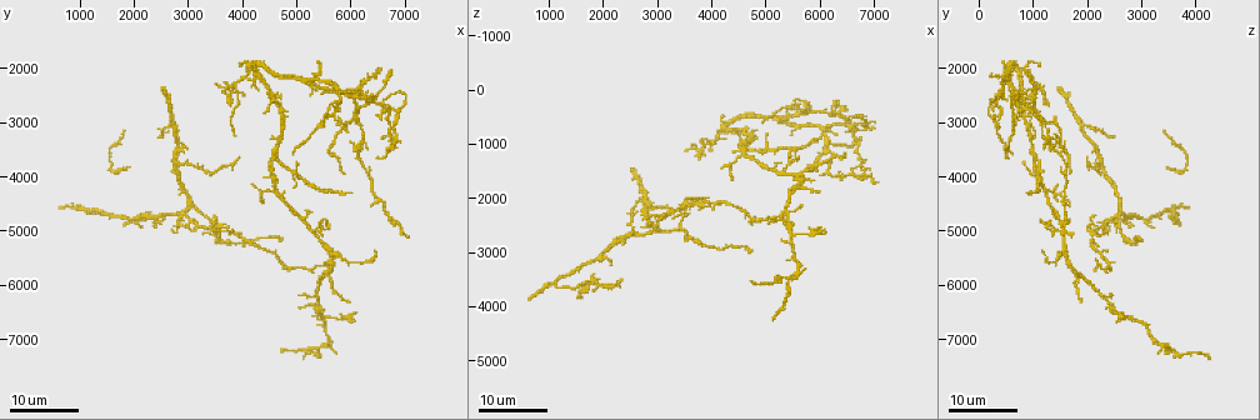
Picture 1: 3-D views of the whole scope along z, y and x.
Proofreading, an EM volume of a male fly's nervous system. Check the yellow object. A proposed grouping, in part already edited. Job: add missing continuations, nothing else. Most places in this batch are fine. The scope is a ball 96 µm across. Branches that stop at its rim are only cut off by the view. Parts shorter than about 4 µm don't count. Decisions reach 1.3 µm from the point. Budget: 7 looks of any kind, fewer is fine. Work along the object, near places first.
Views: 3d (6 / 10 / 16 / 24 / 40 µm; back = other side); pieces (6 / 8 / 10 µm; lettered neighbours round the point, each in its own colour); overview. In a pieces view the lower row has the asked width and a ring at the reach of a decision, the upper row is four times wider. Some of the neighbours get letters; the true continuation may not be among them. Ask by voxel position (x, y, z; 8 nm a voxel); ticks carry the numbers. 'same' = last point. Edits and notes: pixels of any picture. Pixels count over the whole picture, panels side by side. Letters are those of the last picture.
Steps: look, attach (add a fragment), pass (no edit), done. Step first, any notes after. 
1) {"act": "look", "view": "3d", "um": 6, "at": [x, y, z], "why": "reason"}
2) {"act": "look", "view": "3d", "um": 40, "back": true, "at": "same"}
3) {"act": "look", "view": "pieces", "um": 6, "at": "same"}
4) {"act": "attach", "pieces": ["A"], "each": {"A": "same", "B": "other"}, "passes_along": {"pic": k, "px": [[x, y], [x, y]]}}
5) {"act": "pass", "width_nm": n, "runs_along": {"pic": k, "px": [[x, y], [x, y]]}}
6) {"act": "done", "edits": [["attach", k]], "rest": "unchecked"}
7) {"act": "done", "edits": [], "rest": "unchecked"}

{"act": "look", "view": "3d", "um": 16, "at": [4750, 5150, 3000], "why": "end of a long branch"}

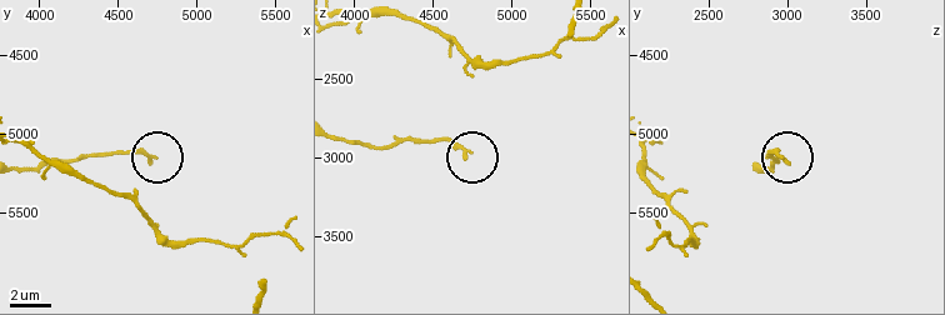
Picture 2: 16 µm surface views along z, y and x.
{"act": "look", "view": "pieces", "um": 6, "at": [4720, 5160, 3000], "why": "see the neighbours"}

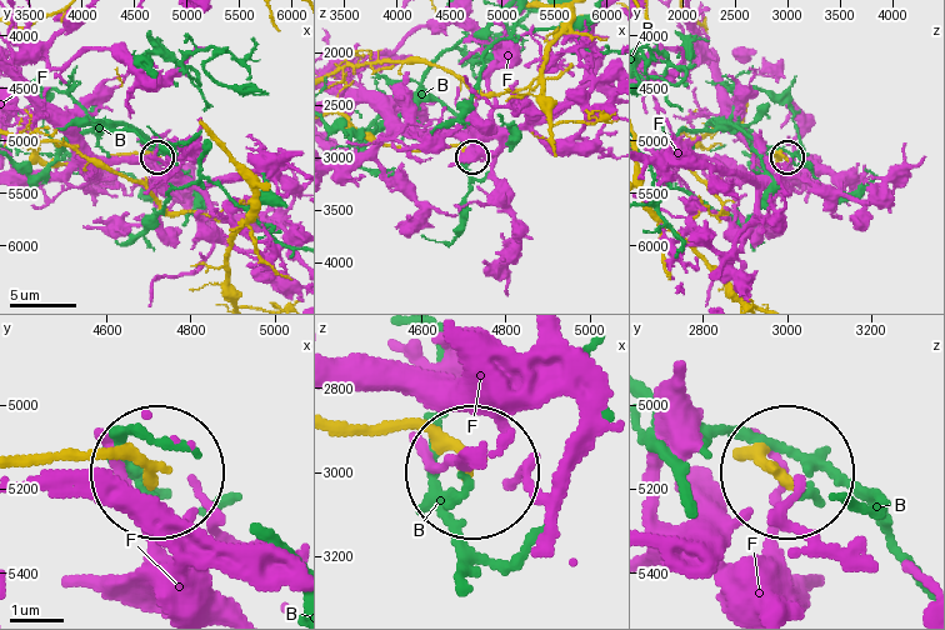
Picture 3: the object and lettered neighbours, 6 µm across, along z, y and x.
{"act": "pass", "width_nm": 200, "each": {"B": "other", "F": "other"}, "runs_along": {"pic": 3, "px": [[33, 459], [149, 473]]}, "found": "none of them fits"}

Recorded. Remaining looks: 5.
{"act": "look", "view": "3d", "um": 24, "at": [5800, 3950, 1650], "why": "tapers out"}

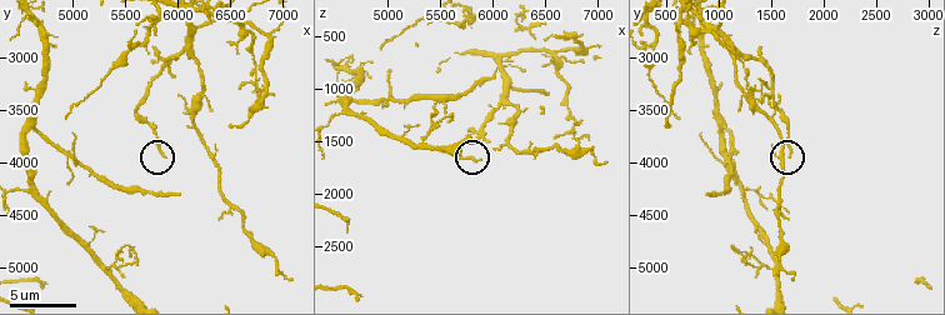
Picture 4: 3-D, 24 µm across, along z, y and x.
{"act": "look", "view": "3d", "um": 6, "at": [5880, 3960, 1660]}

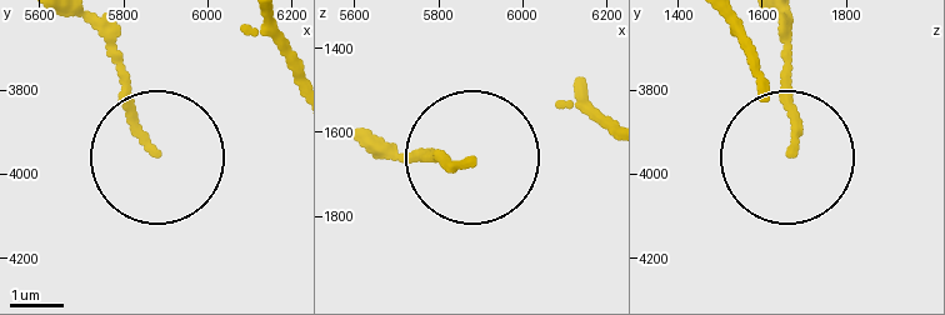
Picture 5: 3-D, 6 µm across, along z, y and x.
{"act": "look", "view": "pieces", "um": 6, "at": [5860, 3935, 1670]}

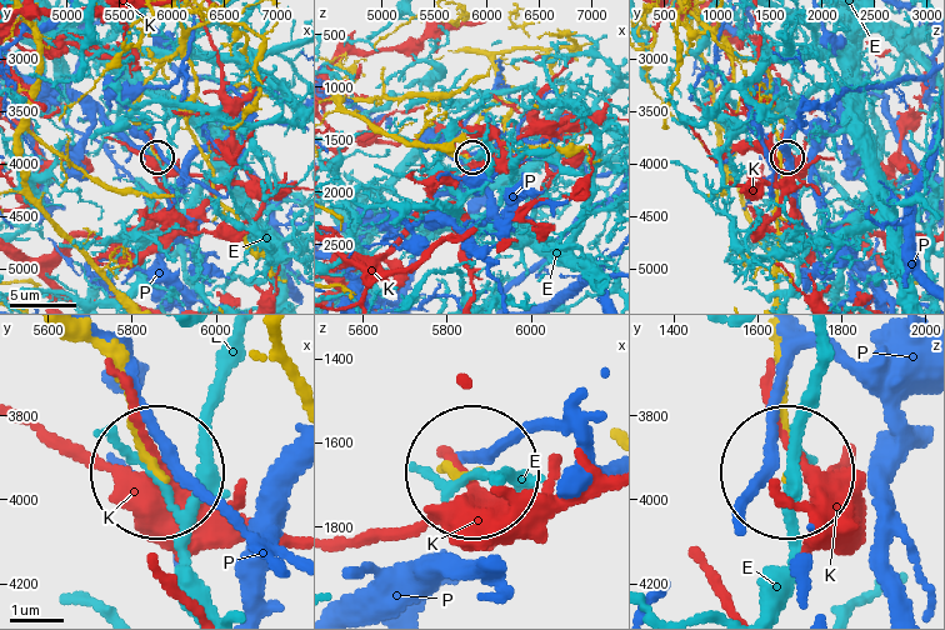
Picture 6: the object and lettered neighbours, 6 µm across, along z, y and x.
{"act": "pass", "each": {"E": "other", "K": "other", "P": "other"}, "found": "none of them fits"}

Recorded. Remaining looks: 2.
{"act": "look", "view": "pieces", "um": 8, "at": [6020, 4300, 880], "why": "branch stops here"}

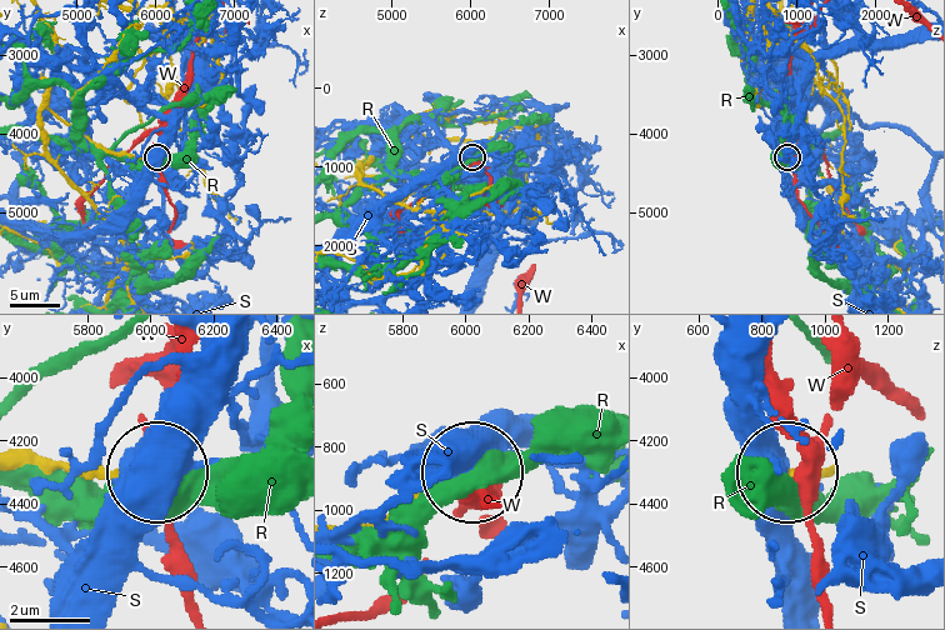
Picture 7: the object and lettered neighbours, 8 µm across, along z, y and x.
{"act": "pass", "width_nm": 170, "each": {"R": "other", "S": "other", "W": "other"}, "found": "no lettered fragment goes on from it"}

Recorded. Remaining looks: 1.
{"act": "done", "edits": [], "rest": "unchecked"}

